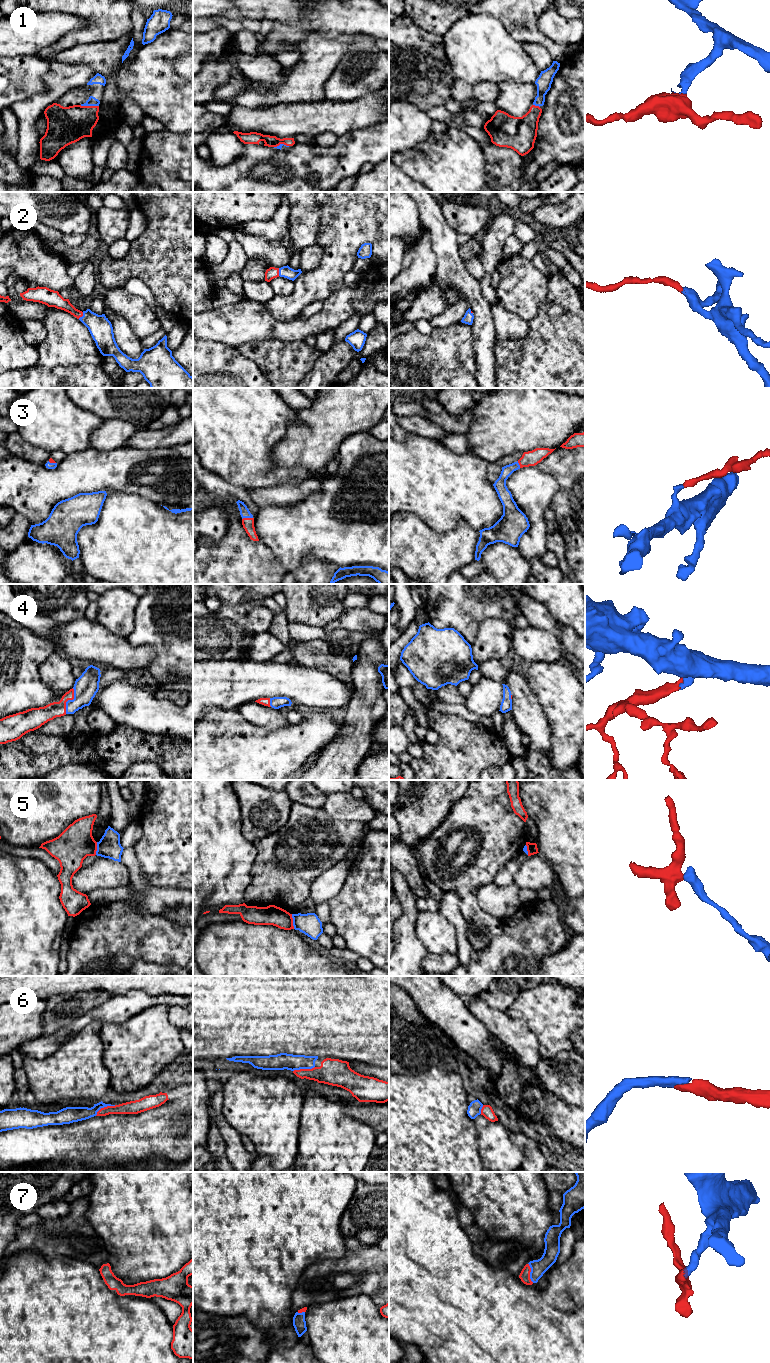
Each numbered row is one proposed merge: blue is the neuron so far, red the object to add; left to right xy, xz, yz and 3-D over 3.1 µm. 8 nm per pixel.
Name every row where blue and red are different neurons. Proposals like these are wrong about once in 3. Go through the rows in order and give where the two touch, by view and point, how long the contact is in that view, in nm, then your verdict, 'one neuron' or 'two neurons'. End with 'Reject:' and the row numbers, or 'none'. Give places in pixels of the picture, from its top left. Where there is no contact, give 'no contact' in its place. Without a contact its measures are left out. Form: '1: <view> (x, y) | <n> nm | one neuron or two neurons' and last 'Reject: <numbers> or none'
1: xy (89, 105) | 150 nm | one neuron
2: xy (82, 316) | 70 nm | one neuron
3: xz (247, 517) | 90 nm | one neuron
4: xy (69, 700) | 220 nm | one neuron
5: xz (293, 921) | 120 nm | two neurons
6: xy (104, 1106) | 190 nm | one neuron
7: yz (530, 1273) | 170 nm | one neuron
Reject: 5

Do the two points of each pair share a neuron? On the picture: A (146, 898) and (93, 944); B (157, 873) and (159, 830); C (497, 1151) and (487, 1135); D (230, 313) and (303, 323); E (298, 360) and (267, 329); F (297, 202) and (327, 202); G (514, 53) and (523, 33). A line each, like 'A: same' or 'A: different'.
A: different
B: same
C: same
D: same
E: different
F: different
G: different

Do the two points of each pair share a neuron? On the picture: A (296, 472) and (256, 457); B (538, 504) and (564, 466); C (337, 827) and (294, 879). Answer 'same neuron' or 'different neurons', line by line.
A: same neuron
B: different neurons
C: same neuron

